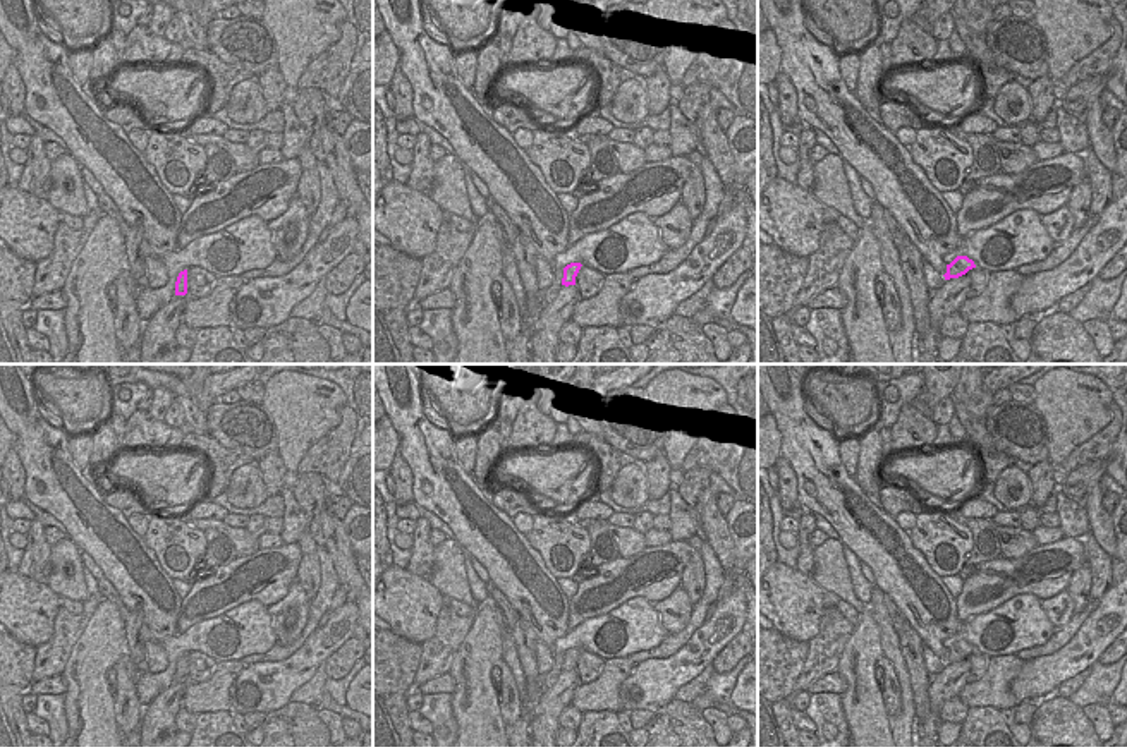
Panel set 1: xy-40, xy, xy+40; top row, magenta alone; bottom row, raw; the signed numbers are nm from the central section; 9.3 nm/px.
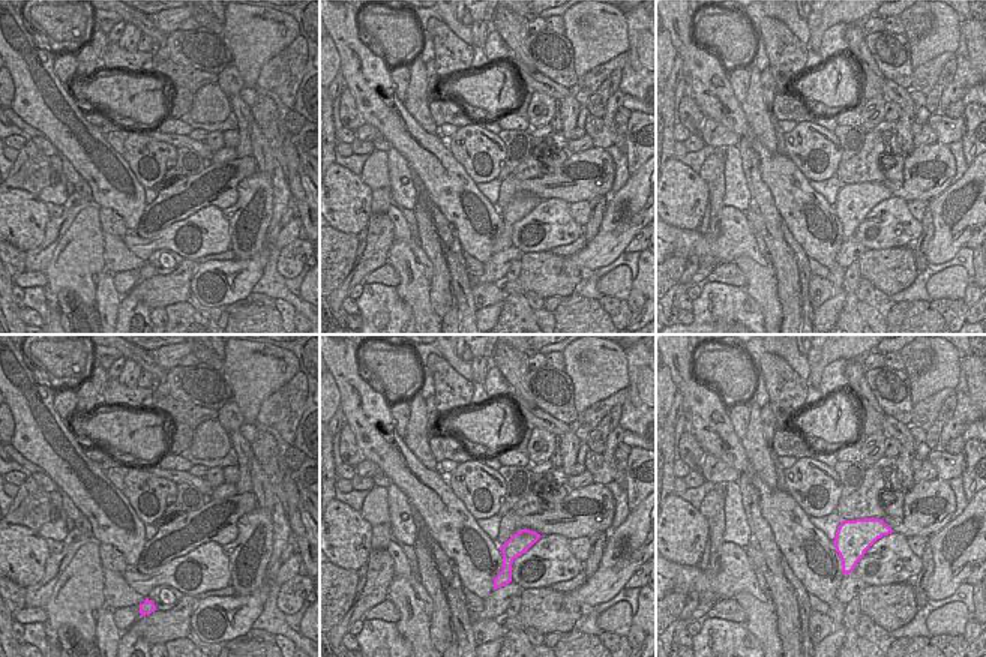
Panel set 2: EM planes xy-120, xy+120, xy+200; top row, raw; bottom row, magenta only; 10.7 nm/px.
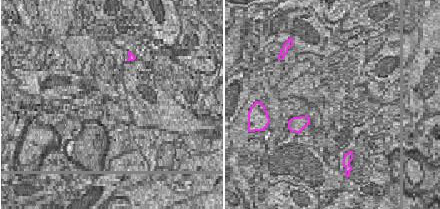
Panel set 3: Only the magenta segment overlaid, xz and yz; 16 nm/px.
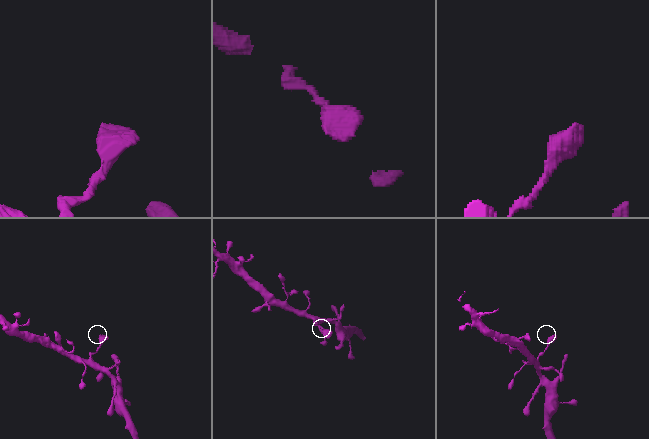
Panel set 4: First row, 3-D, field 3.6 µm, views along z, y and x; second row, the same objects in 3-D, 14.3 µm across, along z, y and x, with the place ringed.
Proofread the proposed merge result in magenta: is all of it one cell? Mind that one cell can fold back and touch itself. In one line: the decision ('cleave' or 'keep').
keep

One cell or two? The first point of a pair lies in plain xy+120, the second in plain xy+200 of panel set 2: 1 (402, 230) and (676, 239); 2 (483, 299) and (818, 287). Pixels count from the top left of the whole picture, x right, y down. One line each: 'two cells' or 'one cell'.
1: one cell
2: one cell

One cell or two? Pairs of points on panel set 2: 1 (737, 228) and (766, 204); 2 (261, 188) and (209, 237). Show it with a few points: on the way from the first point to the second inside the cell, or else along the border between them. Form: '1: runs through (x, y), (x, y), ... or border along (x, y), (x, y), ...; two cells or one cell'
1: border along (743, 212), (752, 228); two cells
2: border along (221, 210), (228, 222), (230, 248); two cells

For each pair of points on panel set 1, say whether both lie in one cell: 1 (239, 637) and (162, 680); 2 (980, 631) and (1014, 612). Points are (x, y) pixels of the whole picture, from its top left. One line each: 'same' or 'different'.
1: same
2: same

